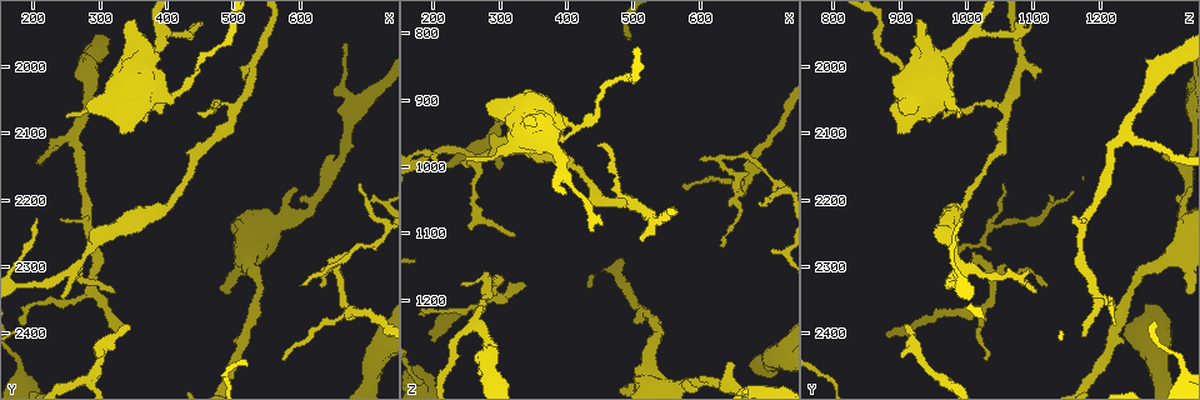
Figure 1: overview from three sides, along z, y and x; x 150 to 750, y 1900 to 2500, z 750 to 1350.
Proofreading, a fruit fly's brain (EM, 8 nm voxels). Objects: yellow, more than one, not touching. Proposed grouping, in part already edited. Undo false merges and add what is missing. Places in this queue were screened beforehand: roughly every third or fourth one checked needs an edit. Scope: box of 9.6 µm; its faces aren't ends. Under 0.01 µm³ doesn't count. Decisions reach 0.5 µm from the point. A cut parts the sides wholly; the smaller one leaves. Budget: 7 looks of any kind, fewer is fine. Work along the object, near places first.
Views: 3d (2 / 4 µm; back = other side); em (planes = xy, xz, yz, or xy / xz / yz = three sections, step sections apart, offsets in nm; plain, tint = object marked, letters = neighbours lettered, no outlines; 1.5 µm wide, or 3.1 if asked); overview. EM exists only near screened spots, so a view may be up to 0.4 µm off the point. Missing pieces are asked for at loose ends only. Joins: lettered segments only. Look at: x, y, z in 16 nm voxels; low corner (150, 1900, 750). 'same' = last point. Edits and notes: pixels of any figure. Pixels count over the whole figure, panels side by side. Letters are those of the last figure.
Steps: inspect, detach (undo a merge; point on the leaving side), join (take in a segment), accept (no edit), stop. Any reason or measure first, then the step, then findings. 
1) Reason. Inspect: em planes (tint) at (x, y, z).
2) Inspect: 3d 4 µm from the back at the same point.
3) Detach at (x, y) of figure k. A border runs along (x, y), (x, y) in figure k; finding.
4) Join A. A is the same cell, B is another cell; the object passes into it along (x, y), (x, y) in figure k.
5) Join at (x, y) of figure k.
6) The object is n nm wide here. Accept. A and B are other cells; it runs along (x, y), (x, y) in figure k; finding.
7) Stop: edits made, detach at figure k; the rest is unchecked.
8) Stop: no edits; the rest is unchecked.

Thin end. Inspect: 3d 2 µm at (350, 2390, 915).

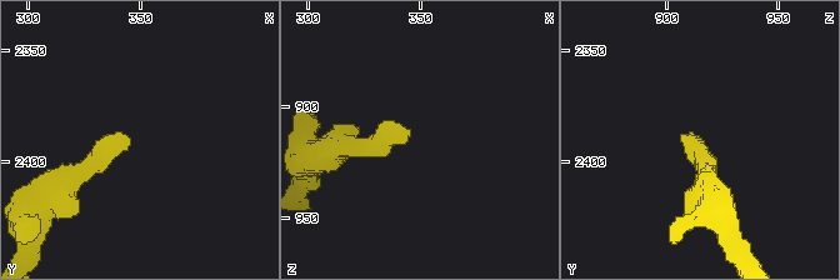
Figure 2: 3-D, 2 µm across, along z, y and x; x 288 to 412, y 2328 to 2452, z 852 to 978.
Inspect: em xz step 8 (letters) at (346, 2391, 909).

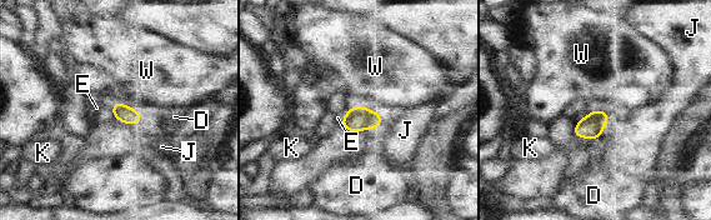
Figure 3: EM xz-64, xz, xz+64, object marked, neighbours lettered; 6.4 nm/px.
Inspect: em planes (letters) at the same point.

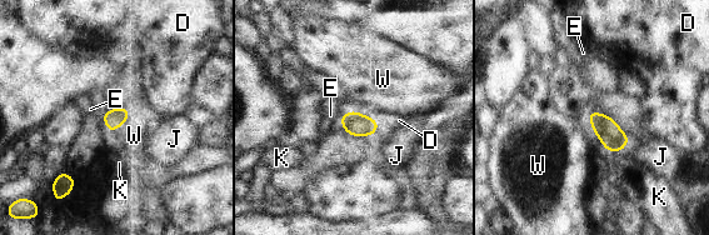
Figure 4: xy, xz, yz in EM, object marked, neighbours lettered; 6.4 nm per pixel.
Accept. D, E, J, K and W are other cells; a border runs along (344, 111), (360, 111), (380, 124) in figure 4; none of them fits.

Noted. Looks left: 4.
Abrupt turn. Inspect: 3d 4 µm at (635, 2305, 990).

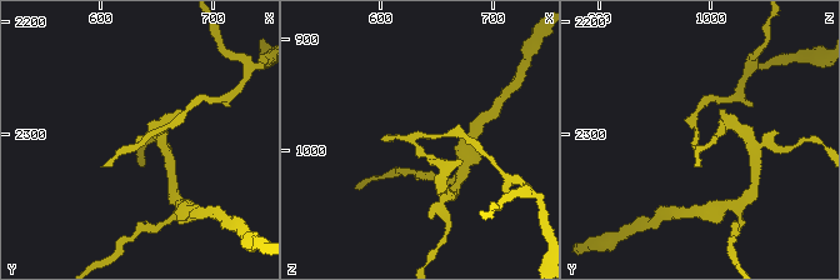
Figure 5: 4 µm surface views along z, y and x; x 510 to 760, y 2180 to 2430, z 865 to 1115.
Shape alone is not enough. Inspect: em xy step 8 (tint) at (636, 2304, 990).

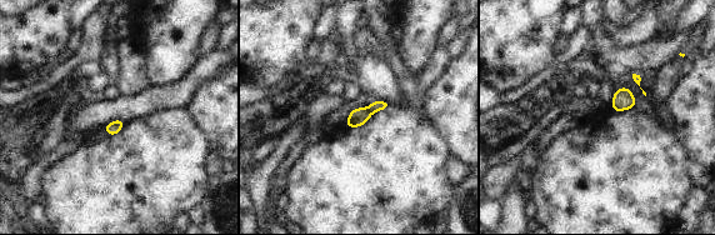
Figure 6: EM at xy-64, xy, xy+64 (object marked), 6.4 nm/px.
Inspect: em xz step 8 (letters) at the same point.

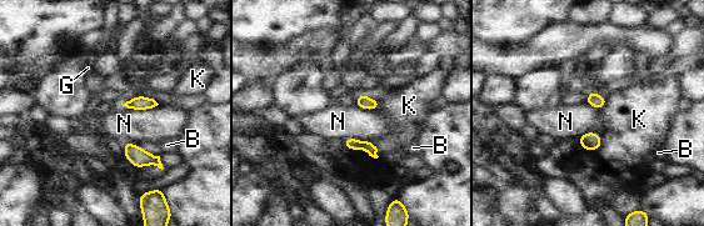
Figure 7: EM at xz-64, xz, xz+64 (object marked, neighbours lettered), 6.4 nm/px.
The object is 60 nm wide here; the longest contact is with N, 240 nm. Detach at (368, 146) of figure 7. B, G, K and N are other cells; a second neuron is stuck on.

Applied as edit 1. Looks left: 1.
An open end. Inspect: em planes (letters) at (245, 2225, 1175).

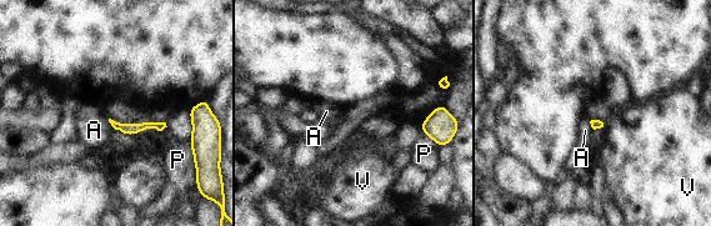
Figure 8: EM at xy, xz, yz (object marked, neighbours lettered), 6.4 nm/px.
Accept. A, P and V are other cells; it runs along (116, 125), (120, 127), (161, 125) in figure 8; no lettered segment goes on from it.

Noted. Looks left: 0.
Stop: edits made, detach at figure 7; the rest is unchecked.

